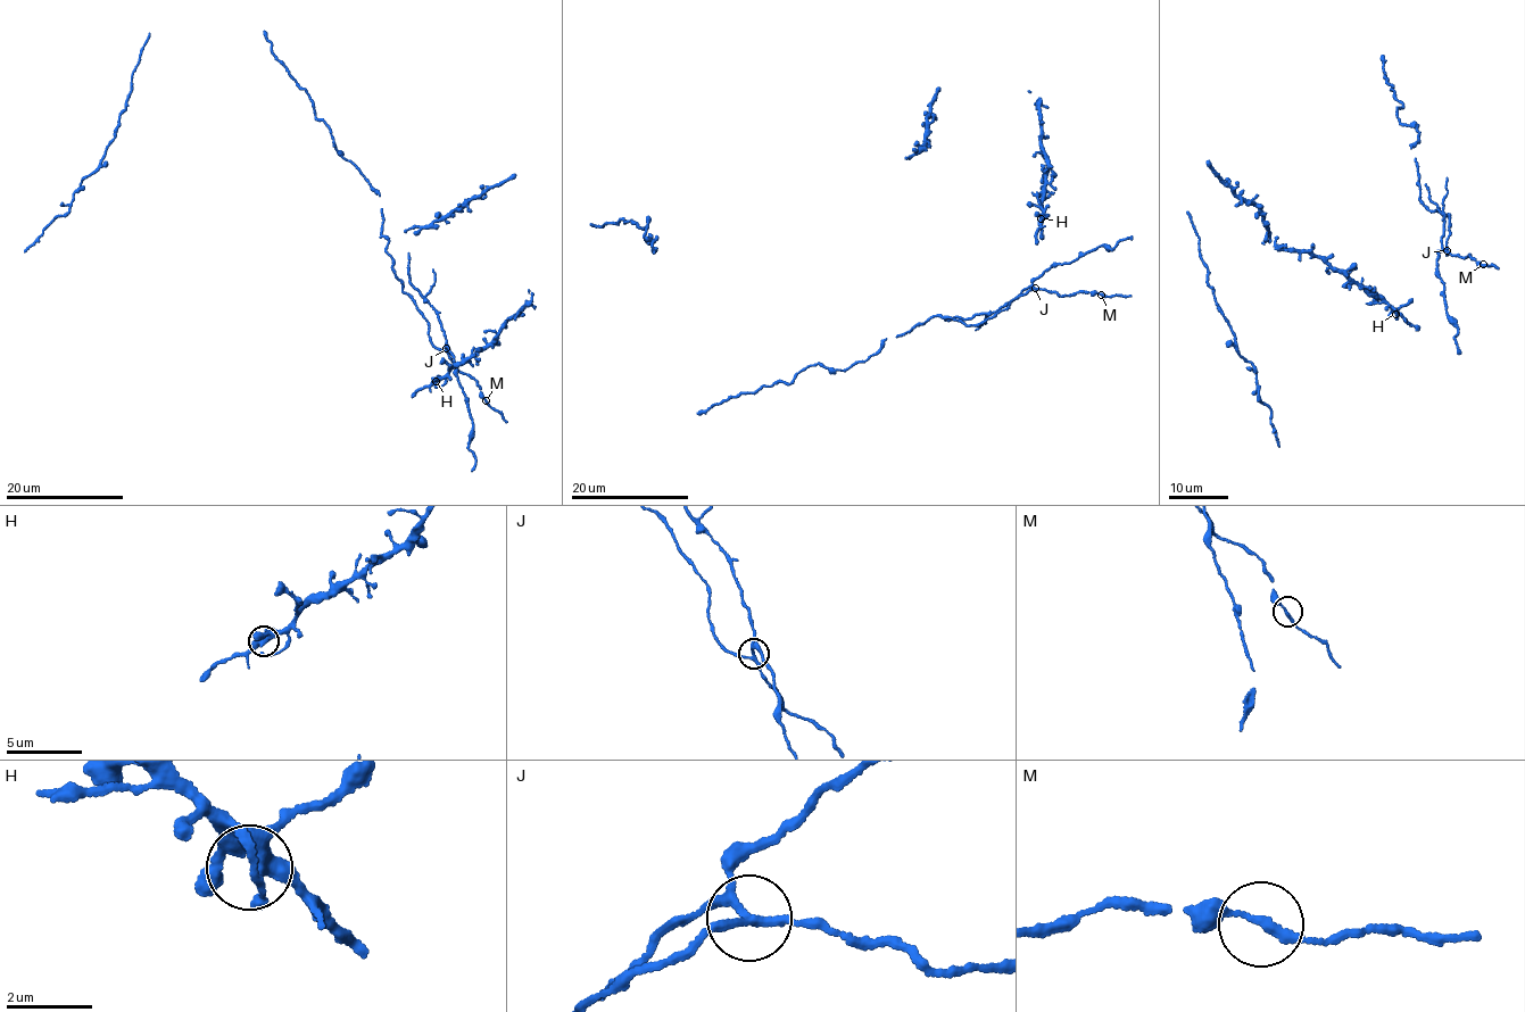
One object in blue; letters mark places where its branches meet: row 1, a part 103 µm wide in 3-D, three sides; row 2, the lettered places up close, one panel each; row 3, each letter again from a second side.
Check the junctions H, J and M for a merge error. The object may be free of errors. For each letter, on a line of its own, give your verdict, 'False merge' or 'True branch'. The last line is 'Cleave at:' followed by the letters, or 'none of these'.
H: True branch
J: False merge
M: True branch
Cleave at: J

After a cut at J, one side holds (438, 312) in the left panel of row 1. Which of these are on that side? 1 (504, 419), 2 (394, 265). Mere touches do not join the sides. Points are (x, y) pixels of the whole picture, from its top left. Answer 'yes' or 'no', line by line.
1: no
2: no

